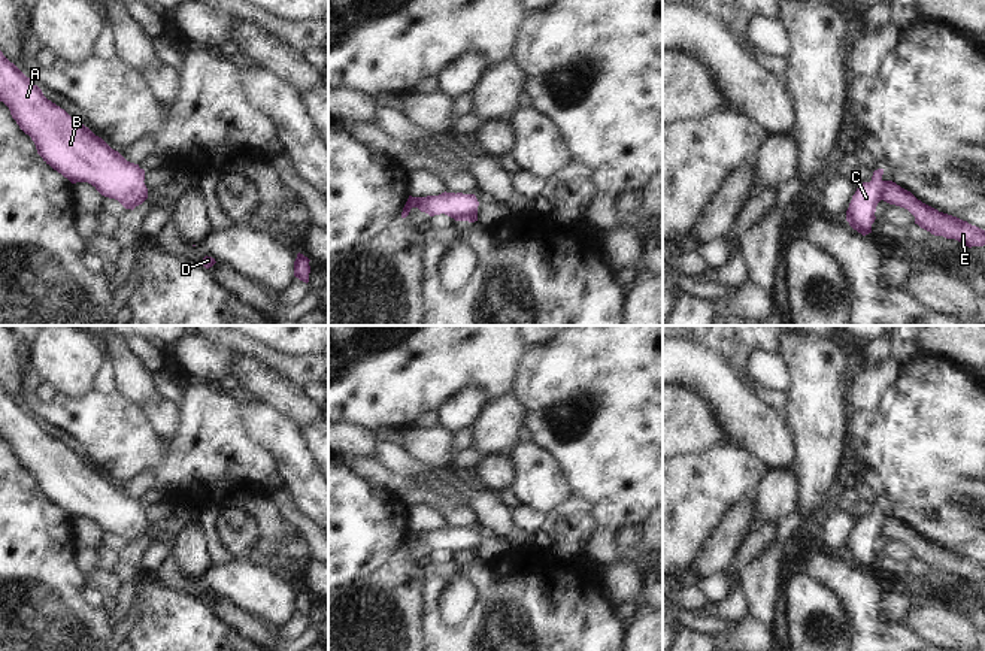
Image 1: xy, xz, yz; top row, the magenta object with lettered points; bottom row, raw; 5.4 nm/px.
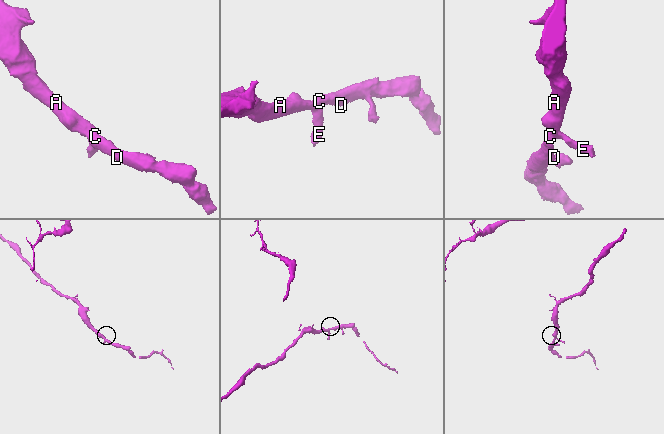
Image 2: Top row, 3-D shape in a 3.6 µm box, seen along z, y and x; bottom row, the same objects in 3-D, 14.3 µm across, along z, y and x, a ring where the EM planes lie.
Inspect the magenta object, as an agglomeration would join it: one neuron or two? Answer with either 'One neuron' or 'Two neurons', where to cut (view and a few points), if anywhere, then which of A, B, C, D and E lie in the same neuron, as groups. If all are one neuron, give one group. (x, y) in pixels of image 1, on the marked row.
One neuron. No split. Groups: A B C D E.

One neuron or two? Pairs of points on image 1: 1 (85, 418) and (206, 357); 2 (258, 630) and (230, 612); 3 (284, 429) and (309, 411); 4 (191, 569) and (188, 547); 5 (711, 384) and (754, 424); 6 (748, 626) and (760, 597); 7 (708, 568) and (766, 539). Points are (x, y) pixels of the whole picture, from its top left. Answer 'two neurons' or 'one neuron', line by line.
1: two neurons
2: one neuron
3: two neurons
4: one neuron
5: one neuron
6: two neurons
7: two neurons

